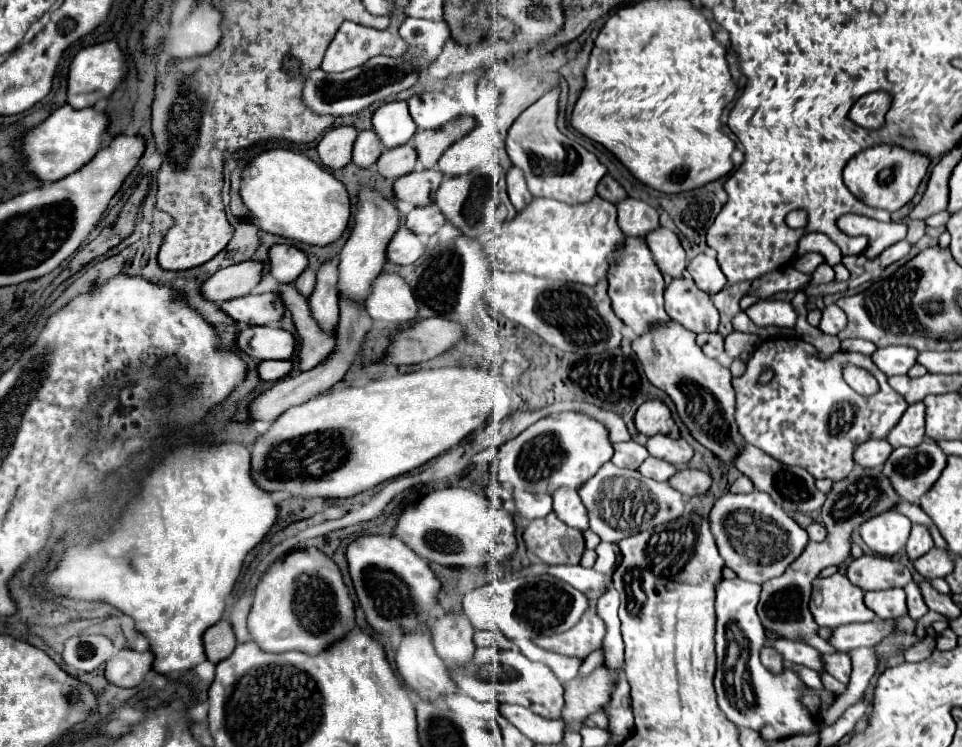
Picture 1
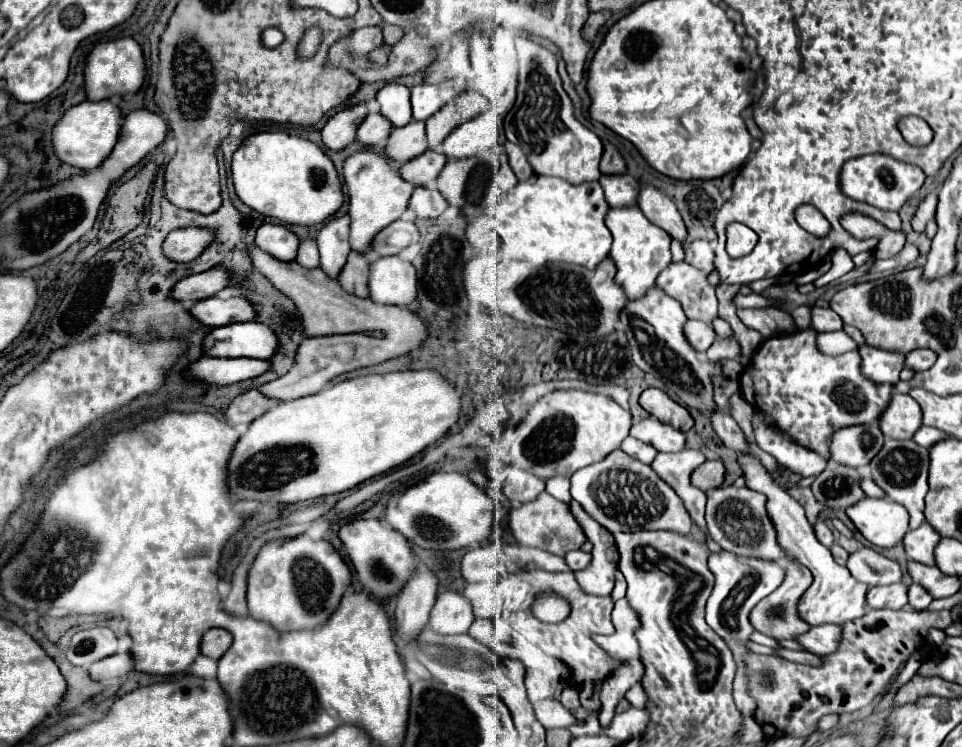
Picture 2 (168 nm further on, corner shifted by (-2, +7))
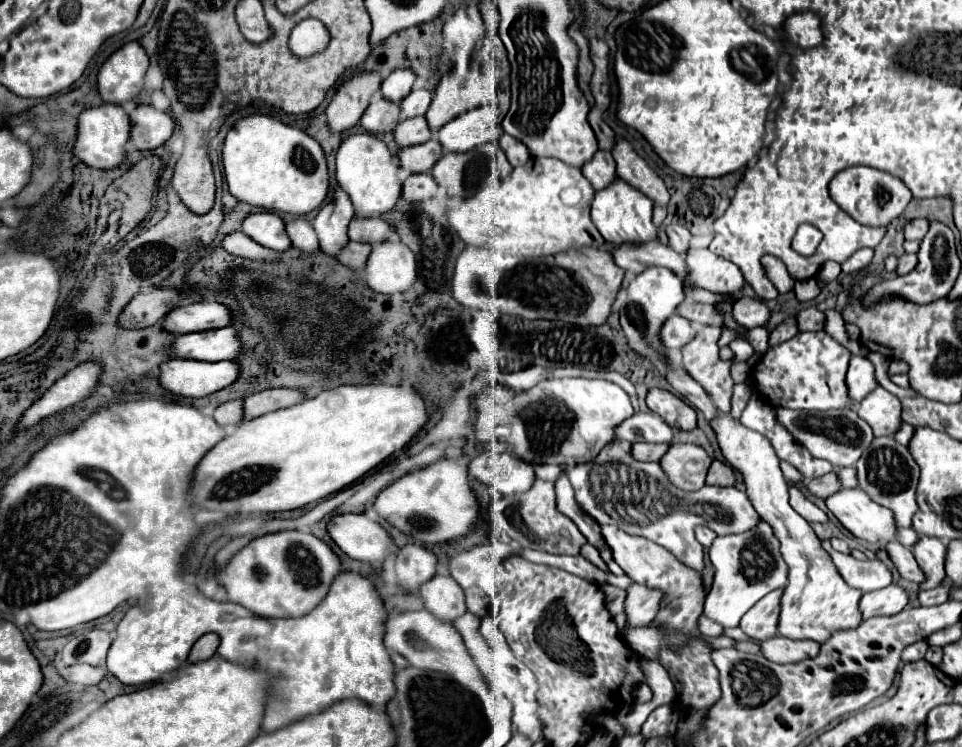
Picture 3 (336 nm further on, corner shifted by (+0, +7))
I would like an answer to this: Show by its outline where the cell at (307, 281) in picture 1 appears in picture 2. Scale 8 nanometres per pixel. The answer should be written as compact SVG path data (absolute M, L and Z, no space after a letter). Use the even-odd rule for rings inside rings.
M306 239L300 241L300 249L298 249L298 263L302 263L302 267L318 267L318 249L316 249L316 241Z

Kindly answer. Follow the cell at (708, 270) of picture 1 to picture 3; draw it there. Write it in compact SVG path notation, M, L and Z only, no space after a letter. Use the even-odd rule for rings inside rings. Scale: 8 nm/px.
M668 225L664 227L664 233L668 237L668 245L674 249L674 251L680 251L680 253L686 253L688 249L688 241L690 241L690 231L682 225Z

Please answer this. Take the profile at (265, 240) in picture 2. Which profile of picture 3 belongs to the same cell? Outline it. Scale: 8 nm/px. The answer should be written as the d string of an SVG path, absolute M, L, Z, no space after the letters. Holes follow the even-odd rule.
M252 213L242 221L242 231L256 243L274 249L286 251L290 239L284 229L284 221L276 213Z

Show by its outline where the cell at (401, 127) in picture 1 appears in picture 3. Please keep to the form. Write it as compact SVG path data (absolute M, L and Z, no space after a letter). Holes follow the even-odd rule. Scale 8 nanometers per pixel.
M396 69L392 71L384 81L382 81L382 95L394 103L402 101L410 91L412 91L412 85L414 85L414 79L416 75L408 69Z

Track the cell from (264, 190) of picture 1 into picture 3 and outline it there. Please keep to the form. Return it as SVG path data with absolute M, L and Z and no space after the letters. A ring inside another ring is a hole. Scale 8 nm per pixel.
M252 113L238 119L224 139L222 165L226 165L224 177L230 193L238 201L268 211L306 215L320 207L328 193L328 169L320 145L304 131L284 125L272 115Z

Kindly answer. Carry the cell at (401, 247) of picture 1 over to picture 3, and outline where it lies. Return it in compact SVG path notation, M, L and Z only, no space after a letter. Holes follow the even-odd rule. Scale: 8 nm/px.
M354 217L352 223L348 225L350 241L370 243L370 245L386 241L390 237L390 233L394 233L394 229L386 221L382 221L380 217L370 217L370 219Z

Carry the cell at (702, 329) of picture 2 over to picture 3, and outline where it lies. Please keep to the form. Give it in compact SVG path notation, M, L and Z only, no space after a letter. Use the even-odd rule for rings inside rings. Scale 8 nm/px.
M670 315L670 319L664 321L664 327L660 329L660 341L666 349L680 349L684 343L688 343L694 337L694 329L688 323L688 319L680 315Z

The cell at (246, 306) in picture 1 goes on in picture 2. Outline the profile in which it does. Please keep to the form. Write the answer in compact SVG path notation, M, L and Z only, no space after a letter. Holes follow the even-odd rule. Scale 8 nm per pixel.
M210 297L198 301L190 307L190 313L210 327L222 327L236 321L252 321L256 317L256 307L246 297Z

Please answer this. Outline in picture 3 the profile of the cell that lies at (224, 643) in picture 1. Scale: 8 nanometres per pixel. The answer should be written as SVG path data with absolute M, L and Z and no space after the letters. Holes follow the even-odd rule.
M214 633L202 635L202 637L194 643L194 647L192 647L190 655L188 655L188 661L190 661L190 663L198 663L198 661L206 661L206 659L214 657L218 645L220 645L220 637L216 637Z

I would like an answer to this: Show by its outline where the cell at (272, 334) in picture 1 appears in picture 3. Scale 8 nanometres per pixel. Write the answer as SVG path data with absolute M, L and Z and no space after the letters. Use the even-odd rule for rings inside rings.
M232 327L210 329L176 337L172 343L172 357L196 361L230 361L240 353L240 341Z

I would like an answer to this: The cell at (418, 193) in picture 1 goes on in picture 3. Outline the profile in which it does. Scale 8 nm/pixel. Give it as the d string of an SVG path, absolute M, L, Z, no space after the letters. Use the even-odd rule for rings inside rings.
M430 139L420 145L412 145L400 151L400 163L412 173L430 171L432 165L442 157L442 147L436 139Z

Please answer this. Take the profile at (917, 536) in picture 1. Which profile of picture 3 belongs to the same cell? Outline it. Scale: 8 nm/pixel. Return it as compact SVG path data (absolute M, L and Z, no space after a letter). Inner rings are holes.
M920 537L918 543L912 547L912 553L924 571L924 581L918 585L920 591L938 587L946 573L944 573L944 559L946 559L946 545L936 537Z

